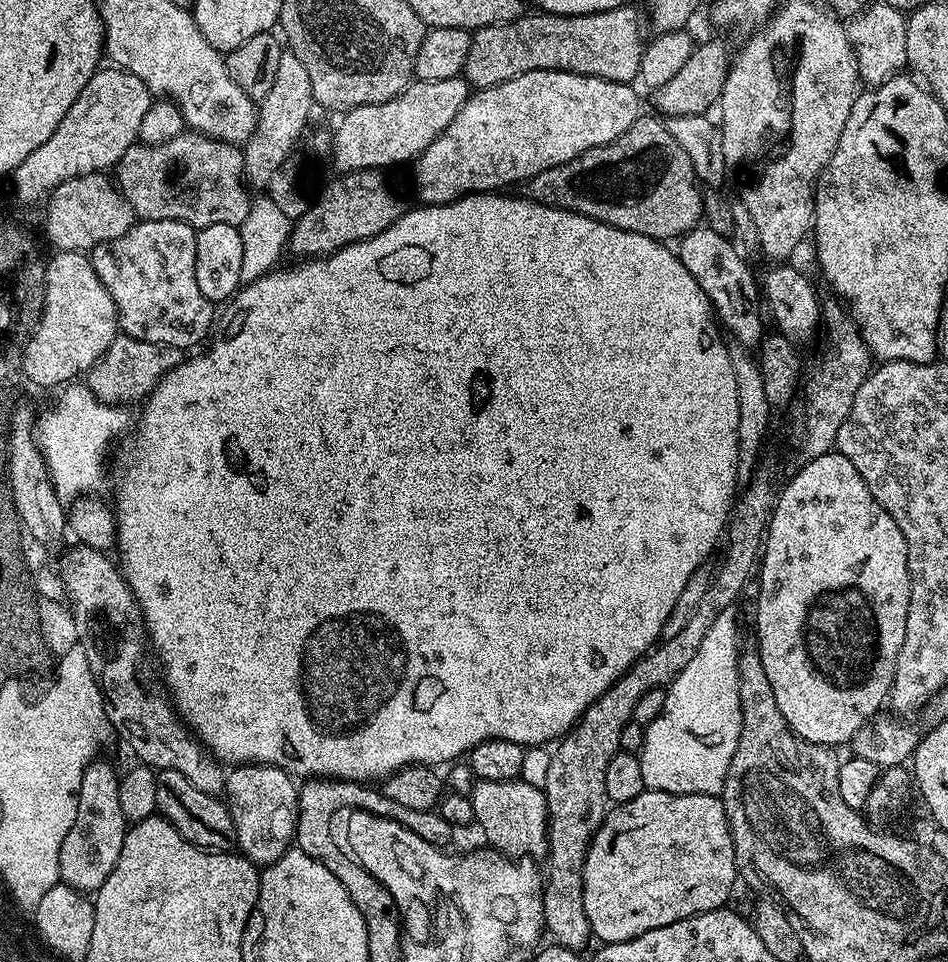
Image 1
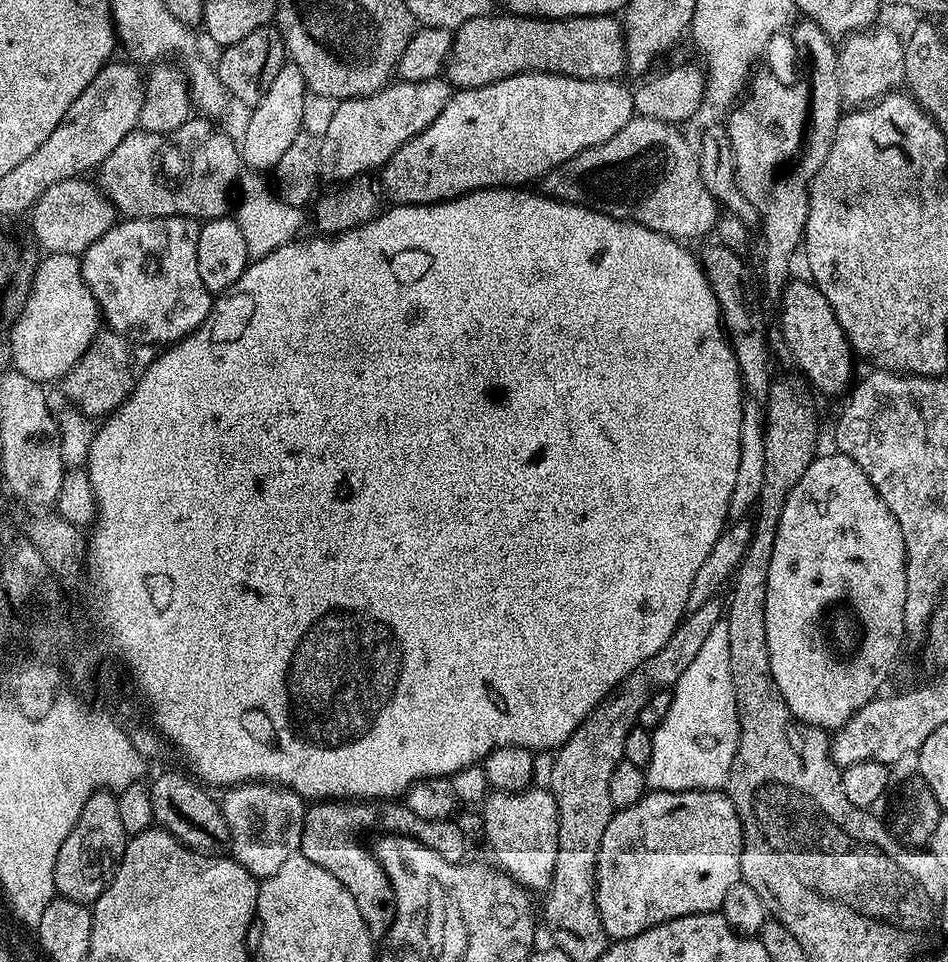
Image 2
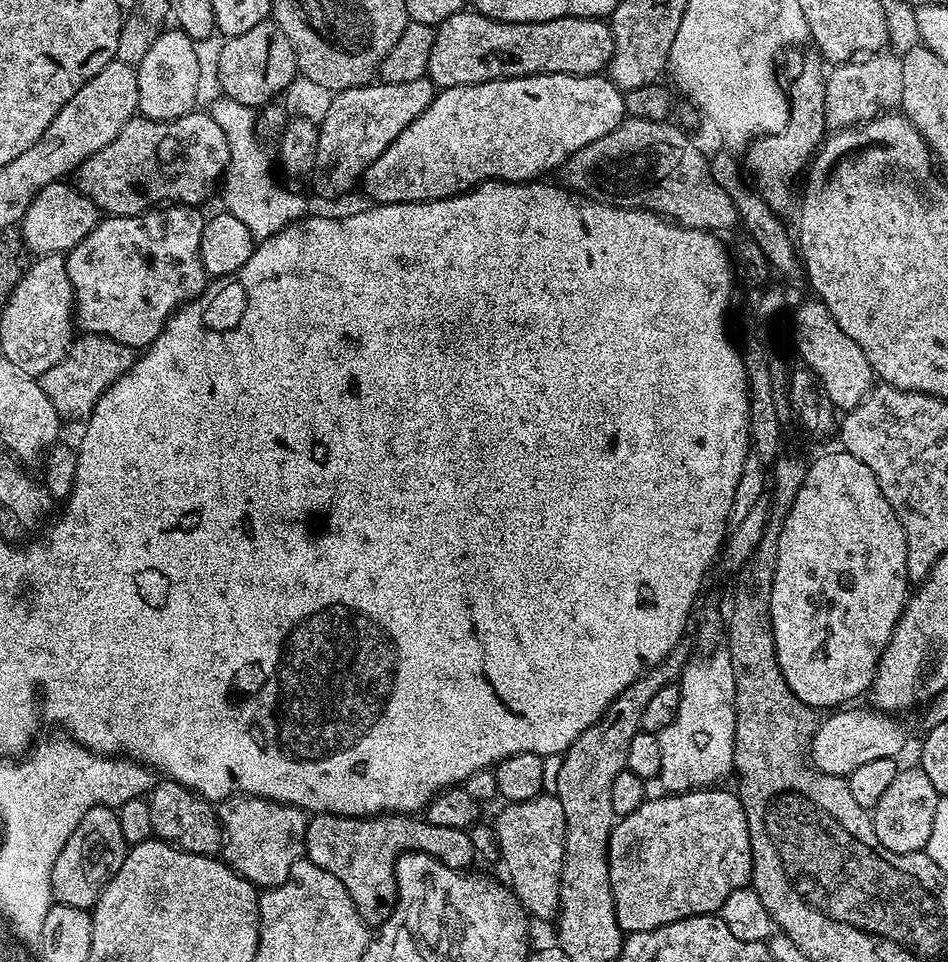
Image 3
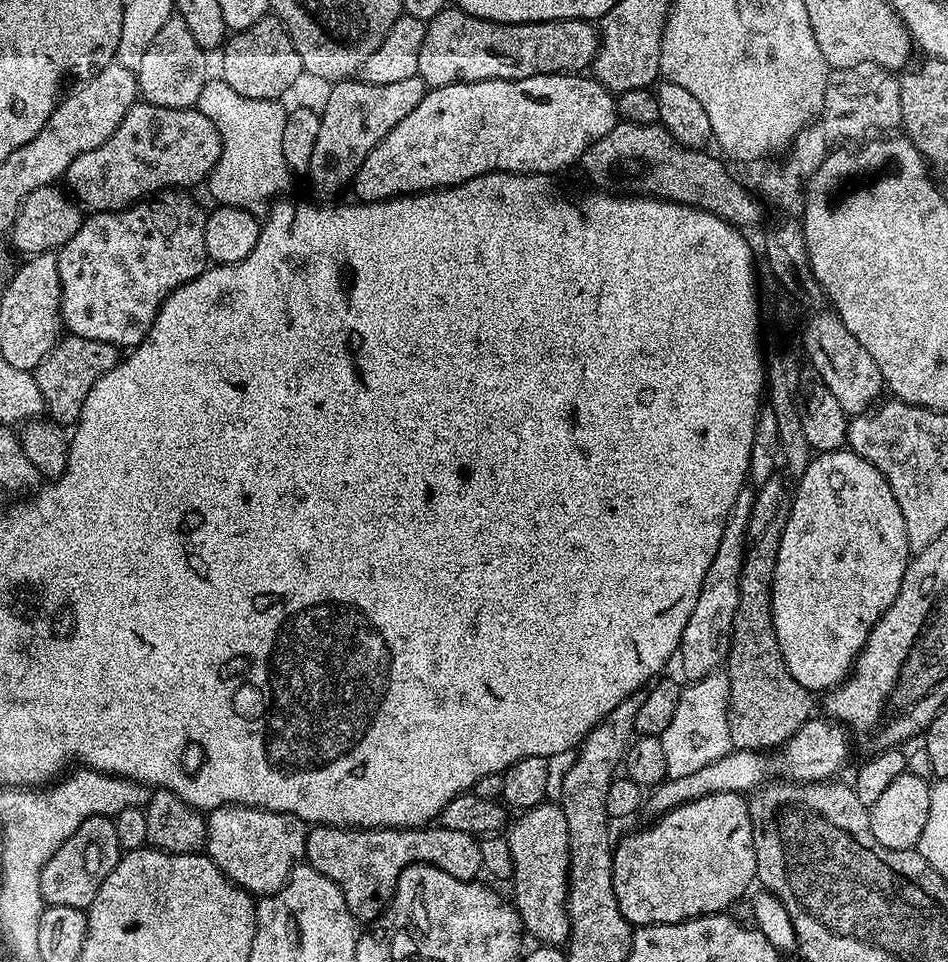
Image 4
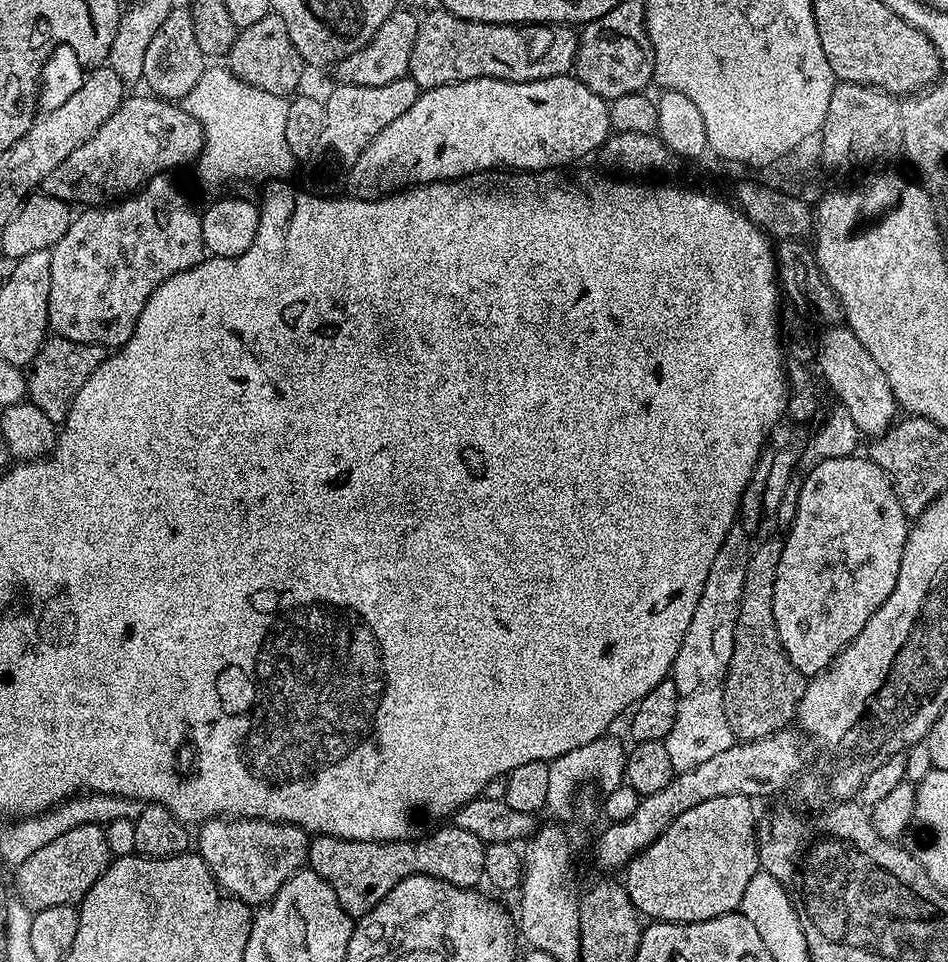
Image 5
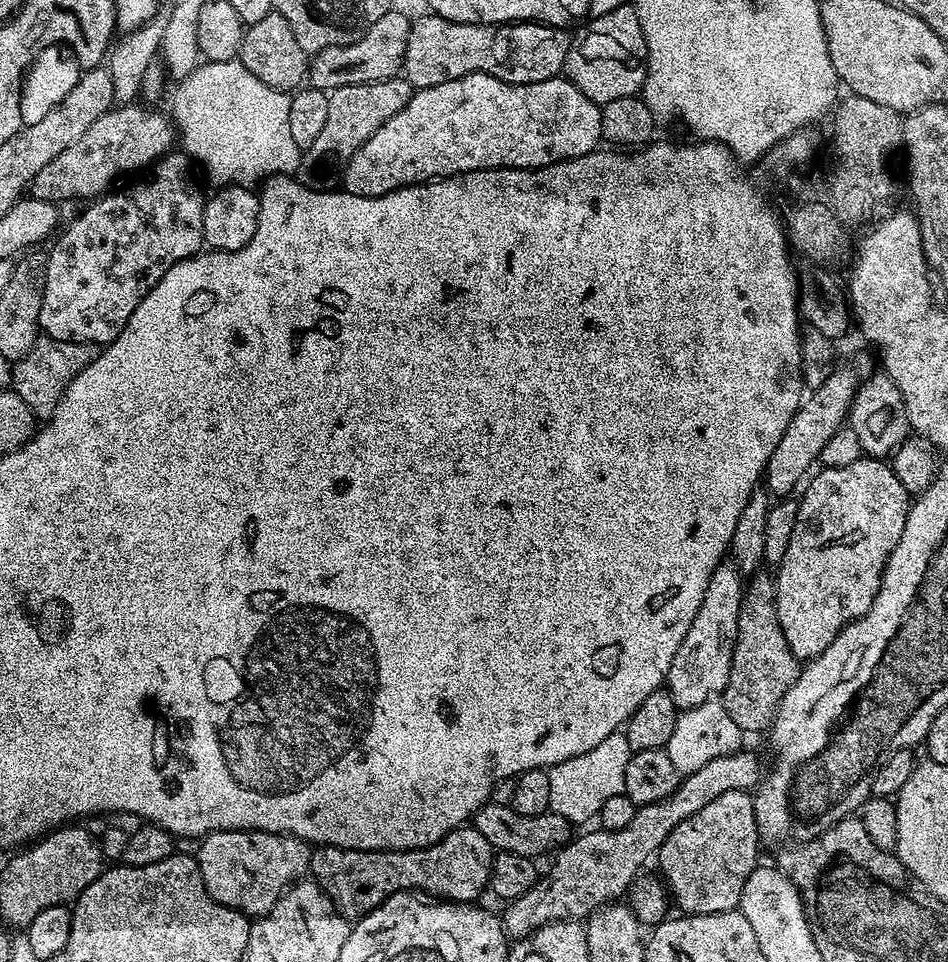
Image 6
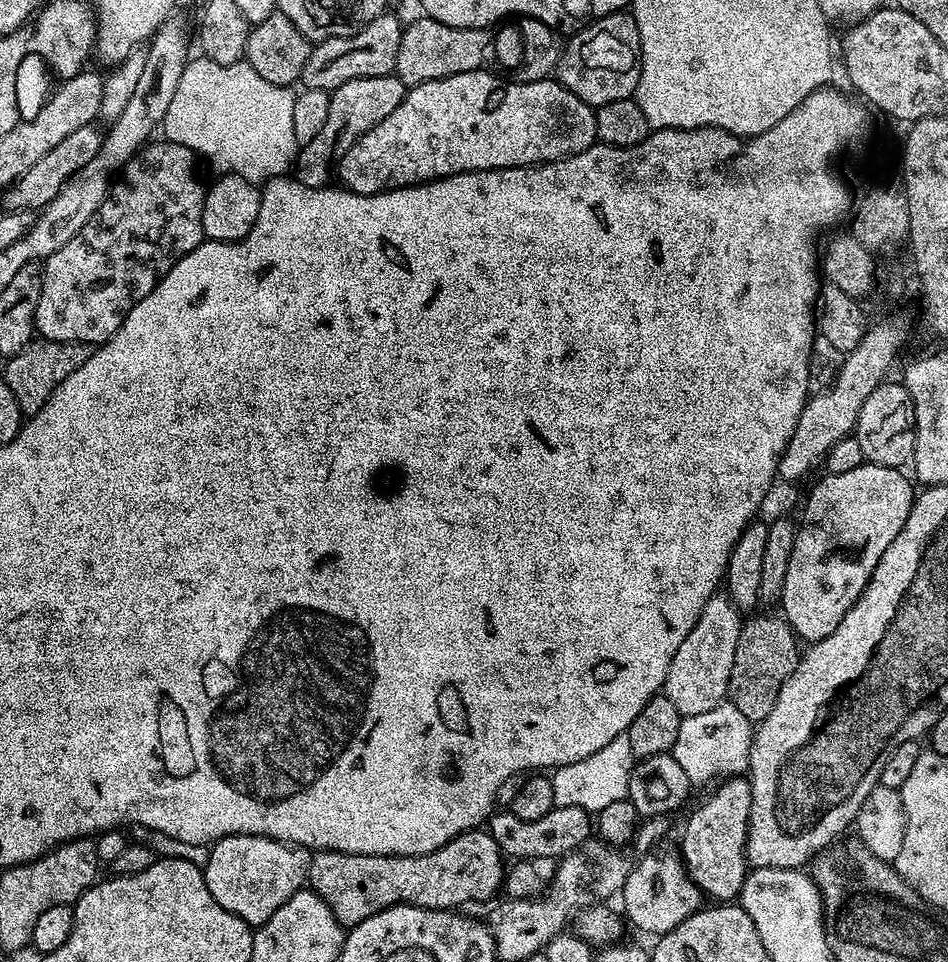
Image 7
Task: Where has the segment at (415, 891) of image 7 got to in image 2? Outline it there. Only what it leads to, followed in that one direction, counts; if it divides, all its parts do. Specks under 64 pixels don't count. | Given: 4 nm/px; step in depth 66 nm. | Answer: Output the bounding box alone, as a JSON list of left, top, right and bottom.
[299,799,470,938]

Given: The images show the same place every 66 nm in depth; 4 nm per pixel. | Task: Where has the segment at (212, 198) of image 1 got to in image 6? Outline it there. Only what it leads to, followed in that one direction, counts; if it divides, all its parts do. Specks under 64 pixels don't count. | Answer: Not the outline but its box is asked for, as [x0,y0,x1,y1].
[30,102,178,206]

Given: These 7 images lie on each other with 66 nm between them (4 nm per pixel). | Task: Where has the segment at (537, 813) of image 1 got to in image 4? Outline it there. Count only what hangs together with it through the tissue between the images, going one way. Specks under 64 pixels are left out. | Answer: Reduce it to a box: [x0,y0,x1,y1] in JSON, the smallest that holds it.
[506,802,569,946]

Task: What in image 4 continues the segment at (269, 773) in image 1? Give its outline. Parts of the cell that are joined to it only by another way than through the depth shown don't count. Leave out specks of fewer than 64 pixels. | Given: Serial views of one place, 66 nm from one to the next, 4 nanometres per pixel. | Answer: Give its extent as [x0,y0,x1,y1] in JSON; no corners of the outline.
[206,804,309,898]

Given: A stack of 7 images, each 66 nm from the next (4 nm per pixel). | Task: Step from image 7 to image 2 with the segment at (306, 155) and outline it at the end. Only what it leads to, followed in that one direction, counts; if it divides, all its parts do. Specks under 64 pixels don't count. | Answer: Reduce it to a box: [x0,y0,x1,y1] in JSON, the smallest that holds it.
[320,79,454,182]

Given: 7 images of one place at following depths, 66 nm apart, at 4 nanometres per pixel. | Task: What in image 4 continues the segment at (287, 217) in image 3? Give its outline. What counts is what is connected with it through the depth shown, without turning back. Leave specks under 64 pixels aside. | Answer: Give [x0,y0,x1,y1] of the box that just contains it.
[198,78,294,218]

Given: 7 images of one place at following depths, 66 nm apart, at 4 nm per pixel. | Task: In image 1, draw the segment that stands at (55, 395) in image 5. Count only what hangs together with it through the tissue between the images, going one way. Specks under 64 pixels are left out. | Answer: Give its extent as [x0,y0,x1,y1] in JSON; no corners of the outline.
[86,334,181,406]

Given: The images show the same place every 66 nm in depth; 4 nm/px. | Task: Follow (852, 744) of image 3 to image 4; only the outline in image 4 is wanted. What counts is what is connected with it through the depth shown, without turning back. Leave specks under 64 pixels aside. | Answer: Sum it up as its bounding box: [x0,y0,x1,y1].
[645,718,849,818]

